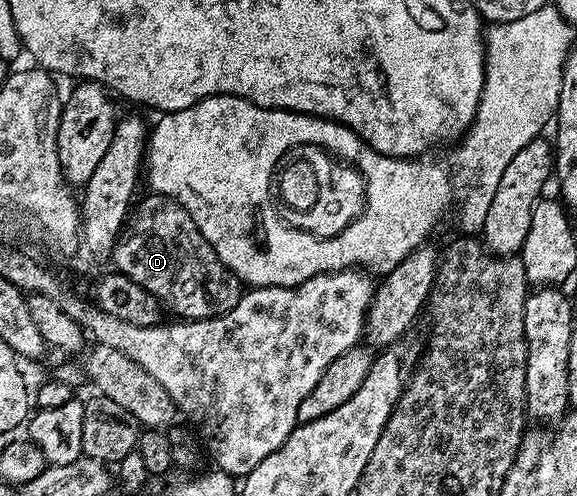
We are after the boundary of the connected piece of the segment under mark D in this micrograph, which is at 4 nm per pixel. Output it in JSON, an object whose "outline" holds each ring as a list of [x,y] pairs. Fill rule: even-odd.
{"outline":[[[142,195],[136,201],[121,235],[118,236],[111,257],[112,267],[131,278],[131,282],[143,286],[143,290],[150,292],[168,311],[170,308],[177,315],[174,317],[184,318],[186,321],[209,320],[212,316],[221,316],[231,310],[243,294],[241,279],[217,257],[207,238],[203,238],[199,226],[195,226],[191,214],[187,214],[187,210],[183,210],[179,202],[166,196],[148,195]]]}

